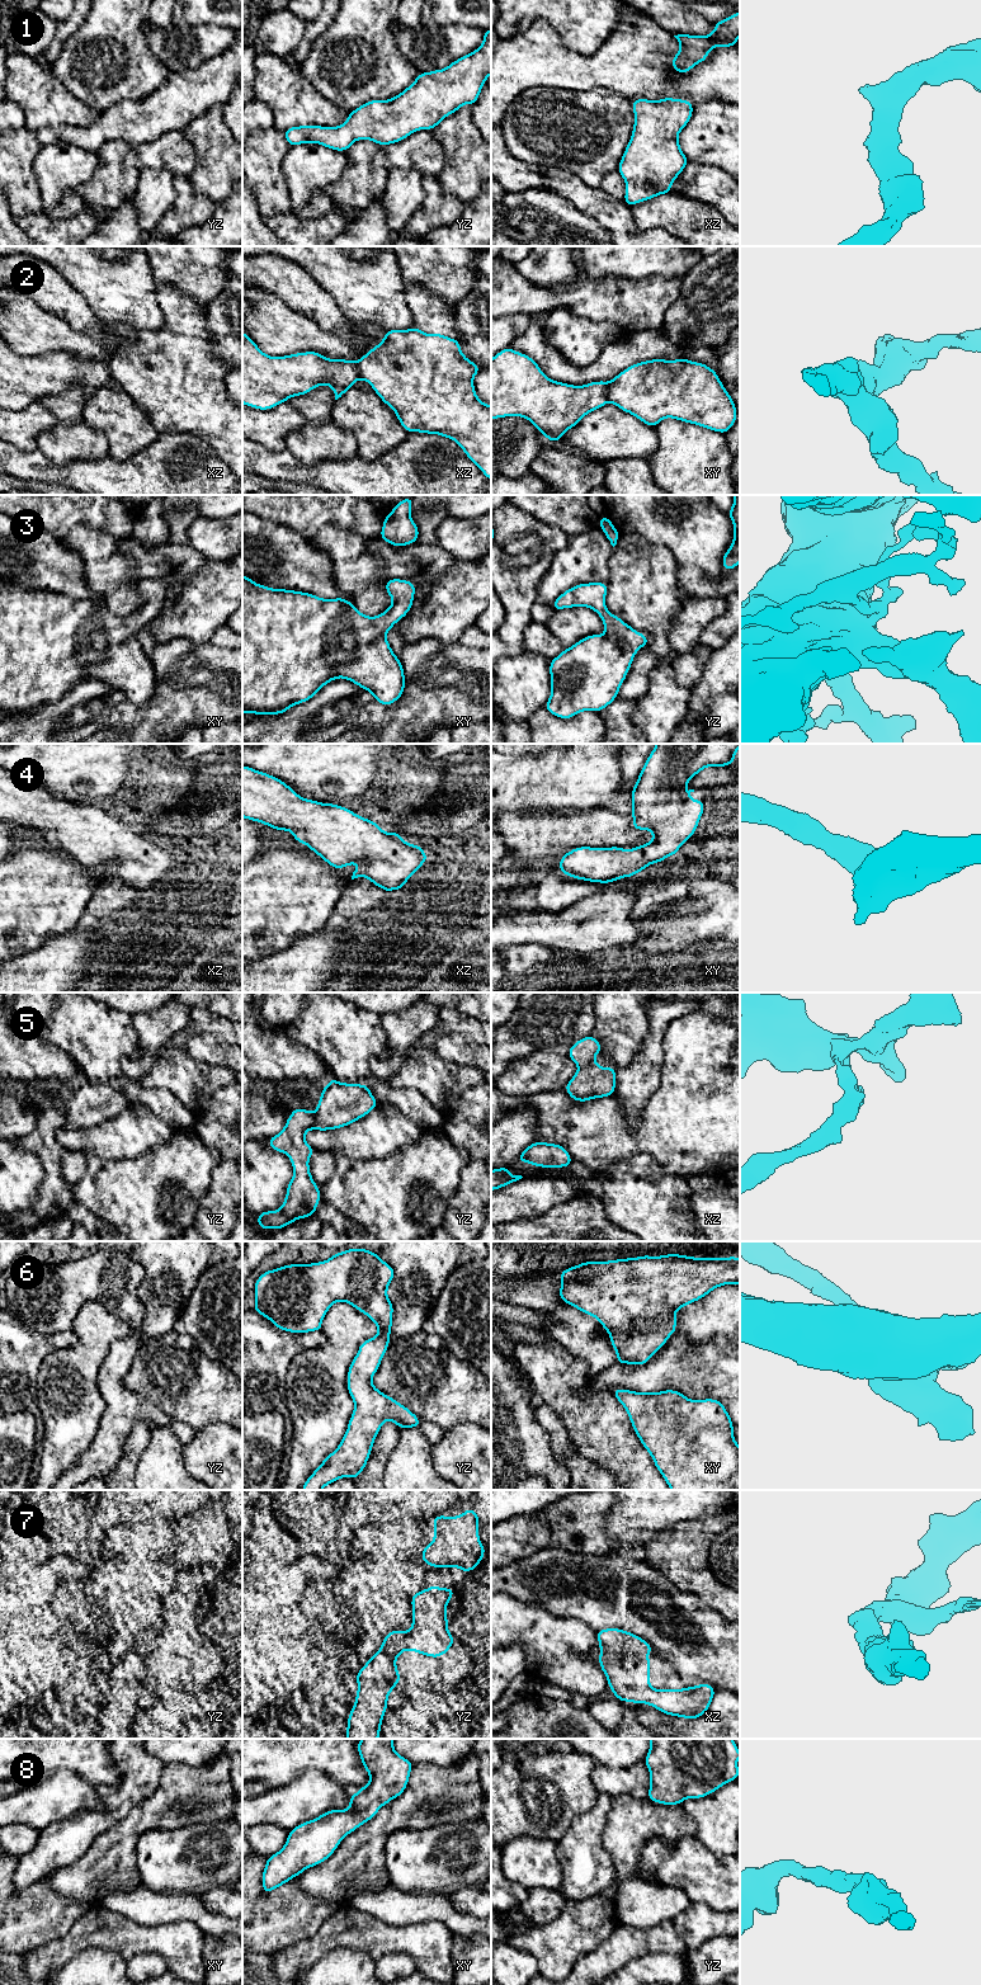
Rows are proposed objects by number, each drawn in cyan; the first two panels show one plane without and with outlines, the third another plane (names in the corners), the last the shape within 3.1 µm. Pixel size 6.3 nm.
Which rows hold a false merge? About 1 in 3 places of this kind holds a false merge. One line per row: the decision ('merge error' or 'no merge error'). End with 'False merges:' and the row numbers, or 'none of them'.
1: no merge error
2: merge error
3: no merge error
4: no merge error
5: merge error
6: no merge error
7: no merge error
8: no merge error
False merges: 2, 5

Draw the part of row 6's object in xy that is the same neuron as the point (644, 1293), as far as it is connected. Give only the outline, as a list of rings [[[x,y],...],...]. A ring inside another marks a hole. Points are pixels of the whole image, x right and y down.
[[[681,1254],[607,1262],[583,1262],[563,1269],[558,1297],[595,1317],[610,1335],[617,1363],[643,1366],[676,1331],[675,1314],[723,1284],[740,1284],[740,1258],[694,1258]]]

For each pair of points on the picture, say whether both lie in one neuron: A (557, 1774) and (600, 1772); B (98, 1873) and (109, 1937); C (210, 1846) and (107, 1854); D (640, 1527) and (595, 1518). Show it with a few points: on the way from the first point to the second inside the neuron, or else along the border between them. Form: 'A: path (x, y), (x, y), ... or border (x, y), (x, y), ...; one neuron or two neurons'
A: border (594, 1764), (590, 1772), (590, 1781), (598, 1793); two neurons
B: border (99, 1904), (89, 1908); two neurons
C: border (155, 1829), (146, 1830), (137, 1843), (141, 1881); two neurons
D: border (616, 1503), (607, 1518), (612, 1550); two neurons

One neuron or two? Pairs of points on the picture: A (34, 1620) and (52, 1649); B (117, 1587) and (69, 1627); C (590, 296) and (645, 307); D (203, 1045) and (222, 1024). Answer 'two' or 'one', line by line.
A: two
B: one
C: one
D: two

